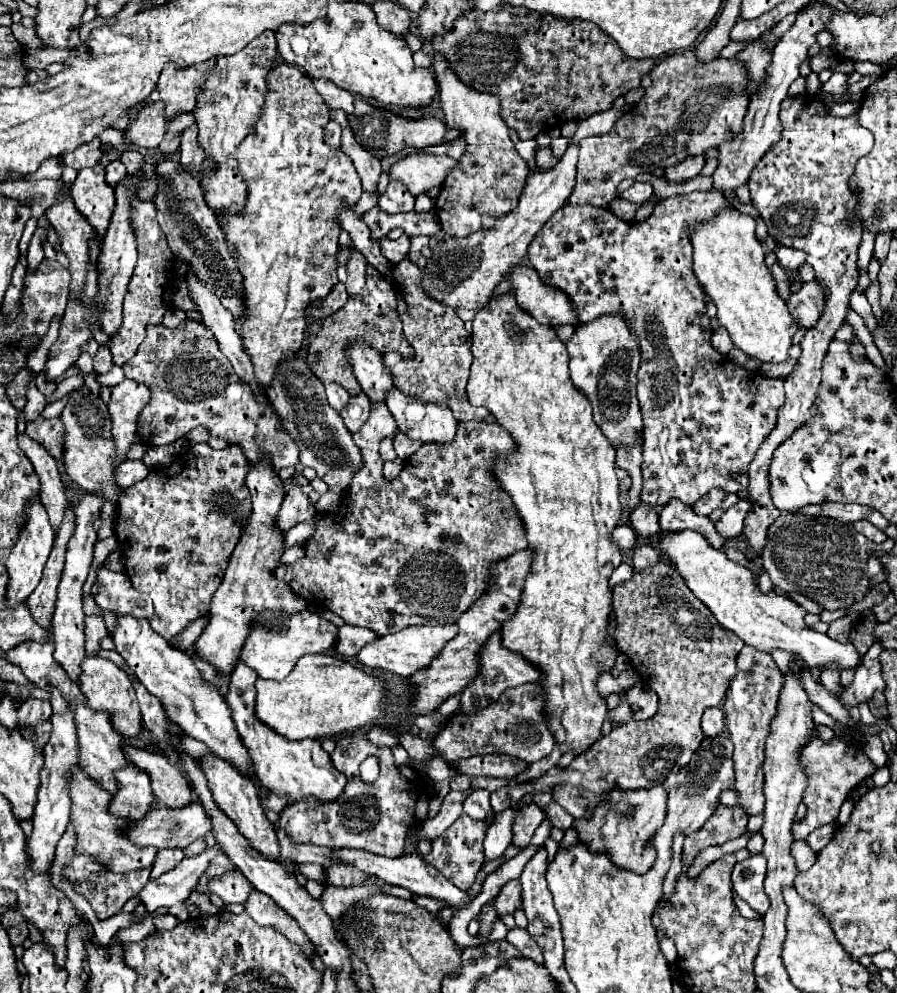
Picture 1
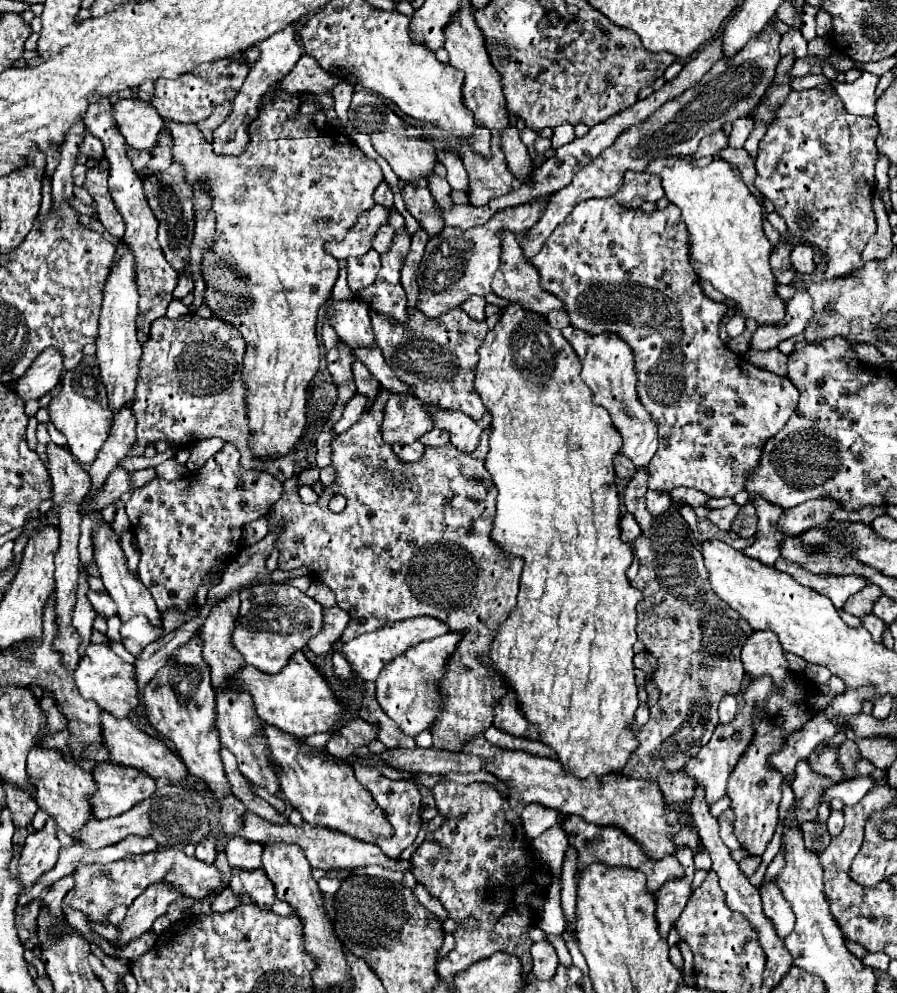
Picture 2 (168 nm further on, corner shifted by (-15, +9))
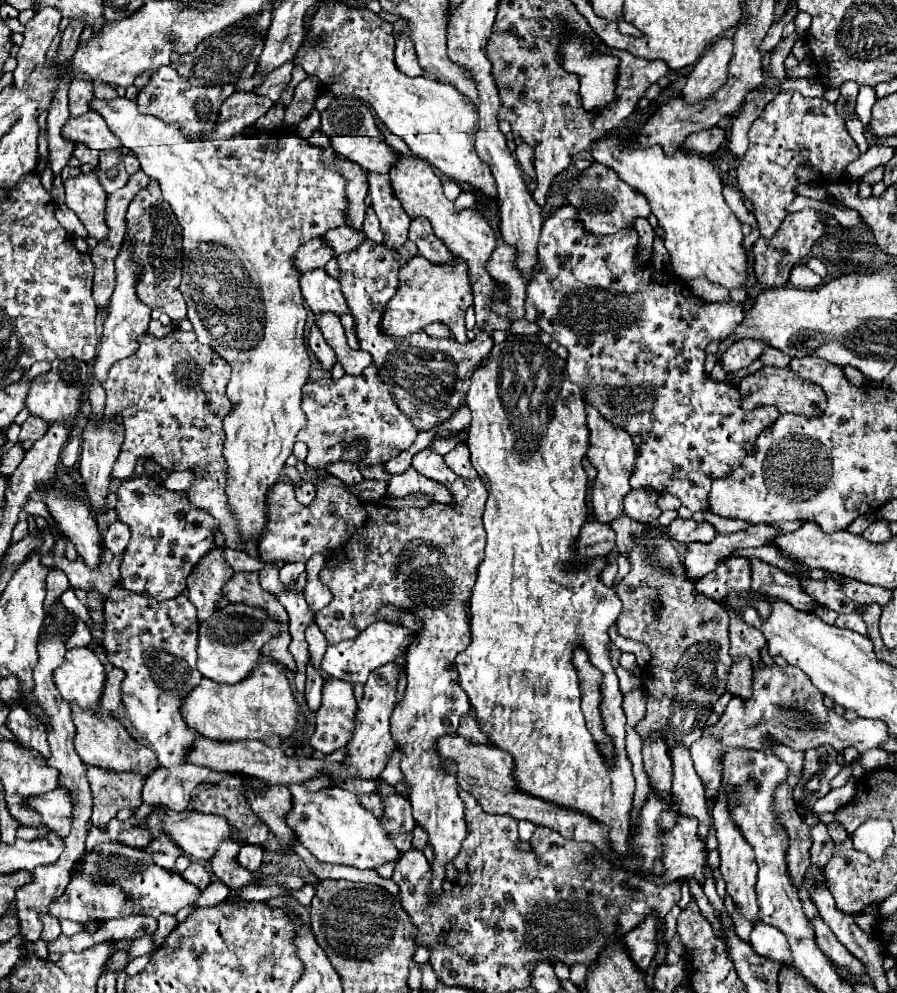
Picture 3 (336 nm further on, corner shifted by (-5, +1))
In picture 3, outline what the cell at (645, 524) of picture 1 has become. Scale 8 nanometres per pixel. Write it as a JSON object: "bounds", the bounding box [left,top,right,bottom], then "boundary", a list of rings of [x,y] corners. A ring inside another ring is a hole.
{"bounds":[624,488,660,524],"boundary":[[[638,488],[632,490],[626,500],[624,500],[624,512],[638,522],[644,524],[654,524],[660,516],[660,508],[656,504],[658,500],[658,492],[654,492],[652,488]]]}

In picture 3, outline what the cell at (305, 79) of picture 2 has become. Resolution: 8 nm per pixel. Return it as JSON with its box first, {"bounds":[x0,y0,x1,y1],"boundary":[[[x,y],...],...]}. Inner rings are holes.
{"bounds":[256,62,294,102],"boundary":[[[286,62],[286,64],[282,64],[280,68],[272,70],[272,72],[268,74],[268,78],[256,88],[256,94],[270,96],[270,100],[278,102],[280,96],[282,96],[282,92],[286,90],[286,86],[288,86],[290,80],[292,80],[292,68],[294,68],[294,64],[292,64],[292,62]]]}

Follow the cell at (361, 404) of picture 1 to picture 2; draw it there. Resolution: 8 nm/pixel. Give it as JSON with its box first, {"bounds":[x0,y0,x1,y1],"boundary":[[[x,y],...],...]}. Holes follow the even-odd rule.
{"bounds":[334,394,366,434],"boundary":[[[354,394],[354,398],[346,404],[346,408],[344,408],[344,414],[342,414],[342,418],[334,424],[334,432],[336,434],[342,434],[342,432],[346,432],[362,414],[364,414],[364,406],[366,406],[366,398],[362,396],[362,394]]]}

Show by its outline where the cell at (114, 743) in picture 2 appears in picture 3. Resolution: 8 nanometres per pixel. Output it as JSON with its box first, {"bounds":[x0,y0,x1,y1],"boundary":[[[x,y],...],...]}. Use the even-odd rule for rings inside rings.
{"bounds":[70,704,158,778],"boundary":[[[70,704],[70,706],[72,706],[72,720],[76,724],[74,746],[80,758],[84,760],[84,764],[98,766],[104,770],[114,770],[114,772],[138,772],[144,778],[150,776],[158,768],[158,758],[154,756],[154,750],[136,742],[124,730],[124,726],[116,718],[110,716],[110,712],[106,712],[104,708],[86,710],[86,708],[80,708],[78,704]]]}

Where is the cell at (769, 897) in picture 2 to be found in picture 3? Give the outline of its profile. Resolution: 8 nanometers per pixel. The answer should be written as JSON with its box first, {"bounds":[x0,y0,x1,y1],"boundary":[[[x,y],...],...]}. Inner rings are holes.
{"bounds":[750,922,790,964],"boundary":[[[758,922],[750,934],[750,944],[760,956],[778,960],[782,964],[790,964],[790,952],[788,952],[786,936],[780,930],[770,928],[770,924]]]}

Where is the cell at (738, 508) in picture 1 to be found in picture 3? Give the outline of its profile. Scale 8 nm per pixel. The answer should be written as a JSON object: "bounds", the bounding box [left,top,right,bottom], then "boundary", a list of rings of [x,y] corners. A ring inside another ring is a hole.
{"bounds":[668,518,716,542],"boundary":[[[676,518],[668,526],[668,534],[678,542],[710,542],[716,536],[716,530],[710,522],[696,522],[686,518]]]}

